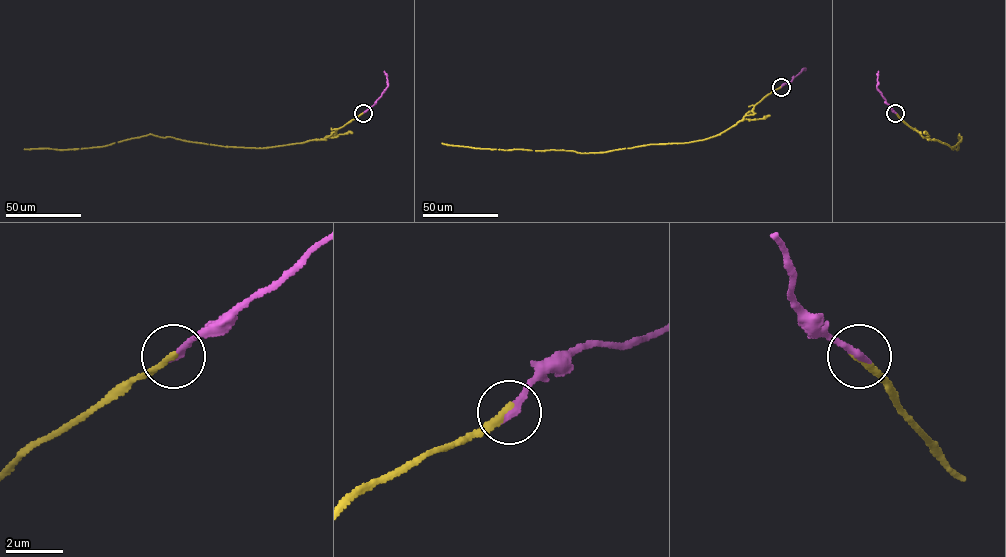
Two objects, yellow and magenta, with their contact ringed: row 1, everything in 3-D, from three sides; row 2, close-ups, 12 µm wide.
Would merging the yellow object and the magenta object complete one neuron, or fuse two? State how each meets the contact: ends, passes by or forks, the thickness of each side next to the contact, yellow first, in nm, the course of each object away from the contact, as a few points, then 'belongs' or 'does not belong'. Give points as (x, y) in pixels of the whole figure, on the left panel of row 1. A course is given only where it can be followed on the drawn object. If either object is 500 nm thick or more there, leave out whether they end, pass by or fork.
yellow ends there; magenta ends there; 240 nm thick on the yellow side, 280 nm on the other; yellow runs (363, 113), (323, 139), (271, 147), (219, 146), (149, 134), (87, 148), (24, 149); magenta runs (363, 113), (387, 86), (384, 71); belongs

